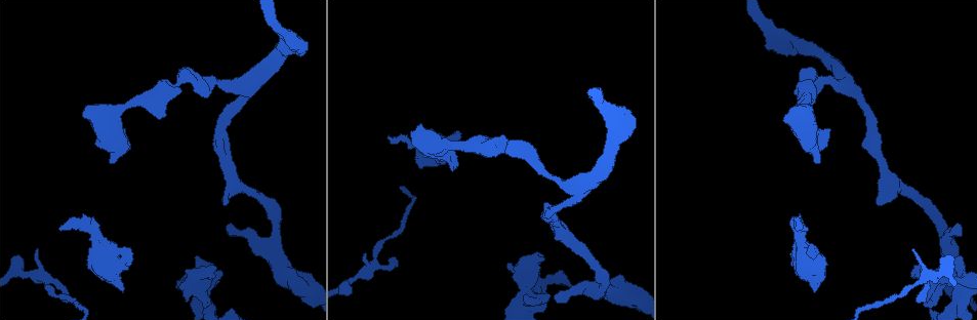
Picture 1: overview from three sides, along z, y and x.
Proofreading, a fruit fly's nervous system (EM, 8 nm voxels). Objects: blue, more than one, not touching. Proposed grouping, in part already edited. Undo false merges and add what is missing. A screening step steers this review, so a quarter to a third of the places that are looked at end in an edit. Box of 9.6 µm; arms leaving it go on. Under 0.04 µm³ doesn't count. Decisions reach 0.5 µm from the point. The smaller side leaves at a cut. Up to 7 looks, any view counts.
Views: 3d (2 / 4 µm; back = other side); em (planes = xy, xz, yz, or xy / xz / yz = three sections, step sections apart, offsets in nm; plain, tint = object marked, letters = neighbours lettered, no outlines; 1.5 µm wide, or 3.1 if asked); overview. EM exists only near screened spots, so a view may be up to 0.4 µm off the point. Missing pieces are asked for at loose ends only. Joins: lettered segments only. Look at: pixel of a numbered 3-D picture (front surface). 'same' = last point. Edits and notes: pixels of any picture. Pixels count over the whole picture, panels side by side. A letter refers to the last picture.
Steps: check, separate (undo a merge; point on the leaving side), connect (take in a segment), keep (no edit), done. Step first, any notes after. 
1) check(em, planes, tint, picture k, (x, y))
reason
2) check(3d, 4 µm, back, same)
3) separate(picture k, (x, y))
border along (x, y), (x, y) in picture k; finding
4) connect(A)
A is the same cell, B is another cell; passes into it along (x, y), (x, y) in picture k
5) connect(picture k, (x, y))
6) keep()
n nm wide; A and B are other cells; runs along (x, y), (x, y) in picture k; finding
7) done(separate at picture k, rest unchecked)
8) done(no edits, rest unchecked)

check(em, planes, letters, picture 1, (452, 171))
stops while still wide

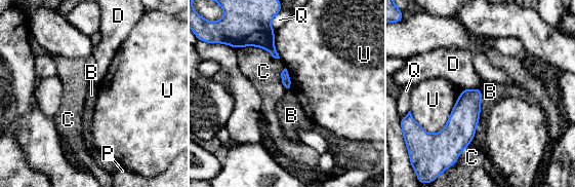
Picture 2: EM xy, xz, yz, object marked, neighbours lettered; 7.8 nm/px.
keep()
B, C, D, P, Q and U are other cells; border along (480, 89), (482, 99) in picture 2; no lettered segment goes on from it

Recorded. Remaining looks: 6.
check(em, planes, letters, picture 1, (505, 150))
sudden change in width

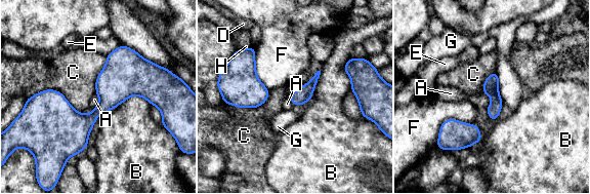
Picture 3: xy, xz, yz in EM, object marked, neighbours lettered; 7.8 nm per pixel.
keep()
C touches over 480 nm; A, B, C, D, E, F, G and H are other cells; runs along (160, 90), (120, 88), (89, 119), (37, 101) in picture 3; one neuron here

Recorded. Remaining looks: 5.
check(em, planes, plain, picture 1, (523, 307))
sharp bend

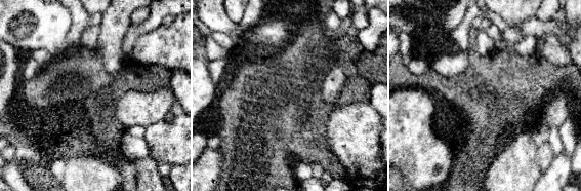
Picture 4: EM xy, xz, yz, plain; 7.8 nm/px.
check(em, planes, letters, same)
what lies round it

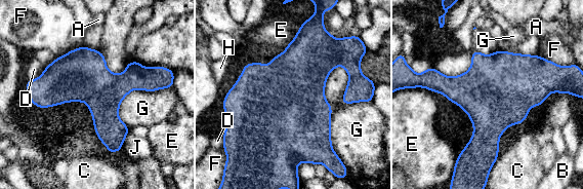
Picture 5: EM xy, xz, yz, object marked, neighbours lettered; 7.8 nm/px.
keep()
320 nm wide; G touches over 650 nm; A, B, C, D, E, F, G, H and J are other cells; all the same neuron

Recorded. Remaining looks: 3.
done(no edits, rest unchecked)

